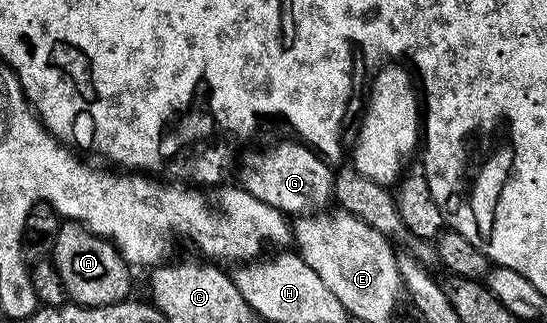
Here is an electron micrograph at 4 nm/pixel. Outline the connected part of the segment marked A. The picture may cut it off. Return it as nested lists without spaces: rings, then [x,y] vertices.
[[[61,221],[50,262],[58,276],[62,276],[69,299],[80,306],[112,305],[131,295],[128,293],[132,290],[133,267],[128,265],[113,242],[99,238],[79,222]]]

